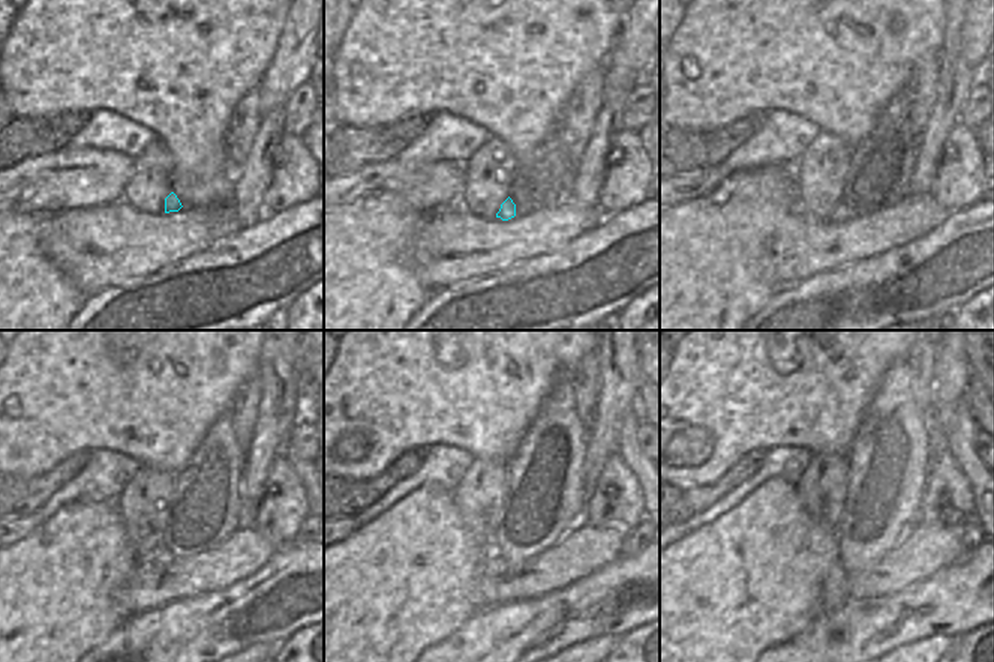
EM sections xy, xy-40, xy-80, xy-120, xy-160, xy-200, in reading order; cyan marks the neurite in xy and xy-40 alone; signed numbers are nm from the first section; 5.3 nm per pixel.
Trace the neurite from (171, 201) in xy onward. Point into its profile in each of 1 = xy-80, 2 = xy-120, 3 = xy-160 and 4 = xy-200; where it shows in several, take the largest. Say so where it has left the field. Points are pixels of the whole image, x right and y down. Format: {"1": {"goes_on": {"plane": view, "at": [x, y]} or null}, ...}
{"1": {"goes_on": {"plane": "xy-80", "at": [840, 213]}}, "2": {"goes_on": {"plane": "xy-120", "at": [161, 557]}}, "3": {"goes_on": {"plane": "xy-160", "at": [495, 566]}}, "4": {"goes_on": {"plane": "xy-200", "at": [835, 586]}}}

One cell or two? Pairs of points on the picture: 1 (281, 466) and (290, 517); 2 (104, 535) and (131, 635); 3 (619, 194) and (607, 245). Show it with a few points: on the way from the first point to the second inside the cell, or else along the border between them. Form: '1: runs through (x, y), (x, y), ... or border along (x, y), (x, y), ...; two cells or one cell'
1: runs through (281, 478), (285, 490), (285, 505); one cell
2: border along (126, 617), (102, 643); two cells
3: border along (643, 200), (606, 215); two cells

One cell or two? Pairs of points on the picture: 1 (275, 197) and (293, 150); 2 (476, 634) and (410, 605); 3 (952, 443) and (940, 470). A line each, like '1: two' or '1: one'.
1: one
2: two
3: two

